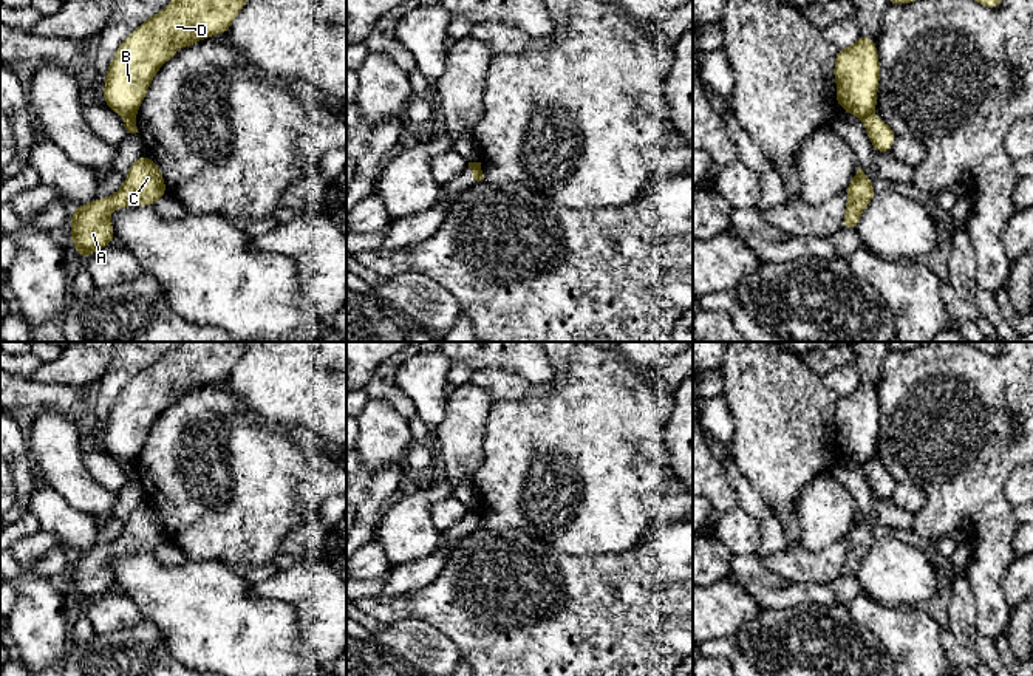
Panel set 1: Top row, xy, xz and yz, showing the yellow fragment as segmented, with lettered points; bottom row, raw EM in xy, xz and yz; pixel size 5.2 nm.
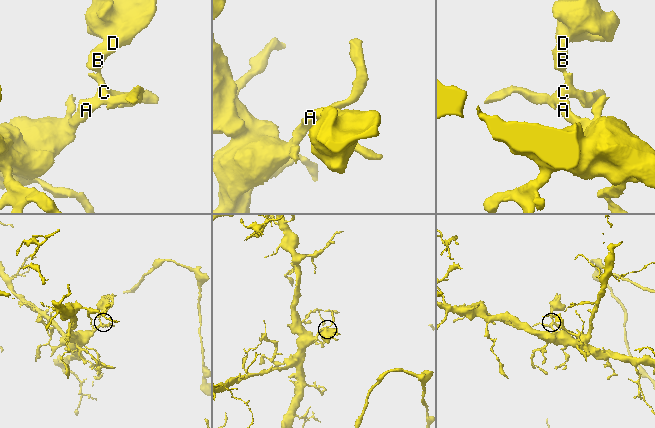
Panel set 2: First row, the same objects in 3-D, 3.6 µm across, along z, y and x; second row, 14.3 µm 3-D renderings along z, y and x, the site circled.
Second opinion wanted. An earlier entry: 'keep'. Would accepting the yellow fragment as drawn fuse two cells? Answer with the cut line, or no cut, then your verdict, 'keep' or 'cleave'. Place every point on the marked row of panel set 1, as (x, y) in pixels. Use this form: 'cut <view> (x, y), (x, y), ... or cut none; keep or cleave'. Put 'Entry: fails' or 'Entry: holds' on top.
Entry: fails
cut xy (133, 116), (126, 118); cleave

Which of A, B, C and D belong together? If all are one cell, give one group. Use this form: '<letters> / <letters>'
A C / B D

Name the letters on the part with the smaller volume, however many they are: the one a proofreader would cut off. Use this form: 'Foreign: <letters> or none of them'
Foreign: B, D

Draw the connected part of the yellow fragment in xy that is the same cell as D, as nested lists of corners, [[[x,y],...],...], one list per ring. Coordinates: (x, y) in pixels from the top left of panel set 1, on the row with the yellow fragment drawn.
[[[172,0],[161,12],[138,26],[116,50],[105,74],[104,102],[118,114],[136,116],[158,70],[198,40],[227,32],[247,0]]]

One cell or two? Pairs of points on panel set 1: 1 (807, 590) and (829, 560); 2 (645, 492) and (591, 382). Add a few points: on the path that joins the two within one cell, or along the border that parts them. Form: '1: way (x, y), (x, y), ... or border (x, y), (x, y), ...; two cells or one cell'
1: border (794, 582), (820, 582), (828, 585); two cells
2: way (617, 464), (600, 447), (600, 410); one cell

